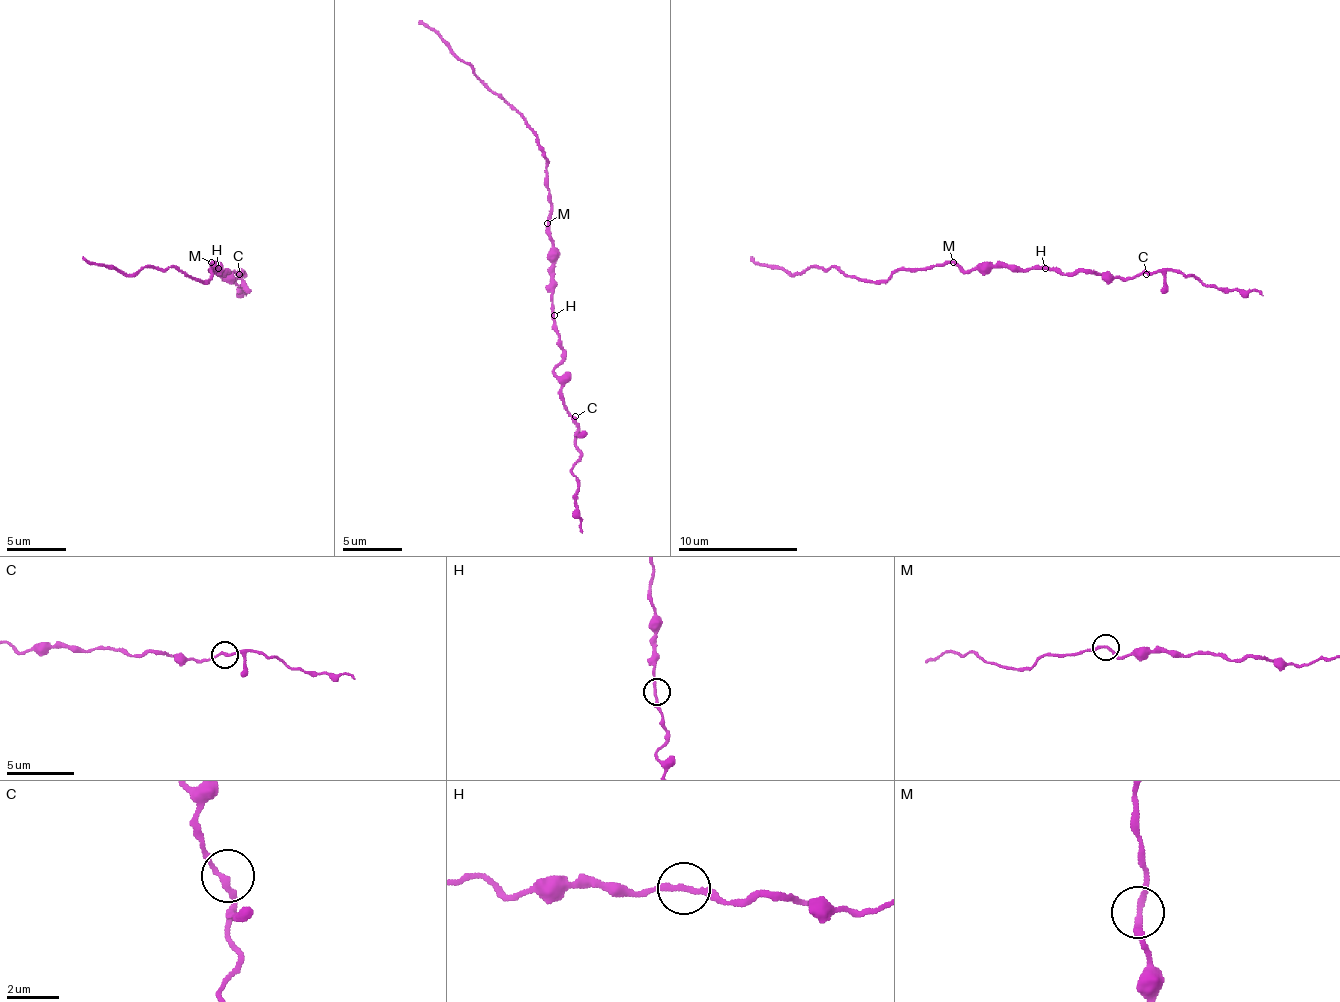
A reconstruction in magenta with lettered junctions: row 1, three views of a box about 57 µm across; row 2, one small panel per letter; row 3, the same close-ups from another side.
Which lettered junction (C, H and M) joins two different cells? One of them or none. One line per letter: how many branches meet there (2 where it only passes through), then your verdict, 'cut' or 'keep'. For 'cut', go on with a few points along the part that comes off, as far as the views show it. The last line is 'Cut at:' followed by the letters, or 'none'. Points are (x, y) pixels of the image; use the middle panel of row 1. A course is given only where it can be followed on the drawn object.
C: branches 2; keep
H: branches 2; keep
M: branches 2; keep
Cut at: none

